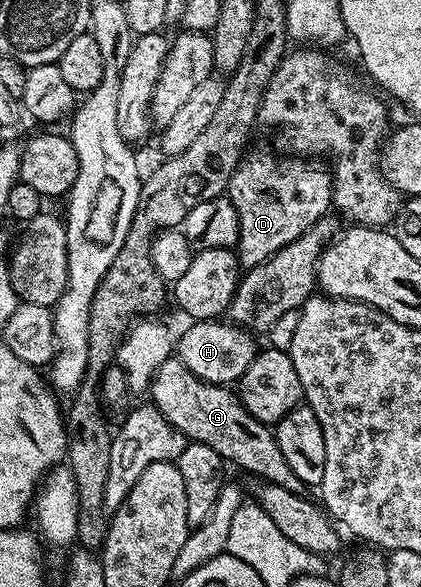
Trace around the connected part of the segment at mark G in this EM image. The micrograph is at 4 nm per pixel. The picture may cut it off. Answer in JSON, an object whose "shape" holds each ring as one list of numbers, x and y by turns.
{"shape":[[173,355,161,365,151,381,149,397,171,425,184,433,188,442,205,443,213,447,224,462,231,464,232,461,245,472,256,473,256,478,272,481,294,493,300,492,301,483,297,475,293,475,289,463,285,463,285,455,281,455,281,447,277,447,272,426,253,419,228,386,202,381,183,365,178,356]]}

